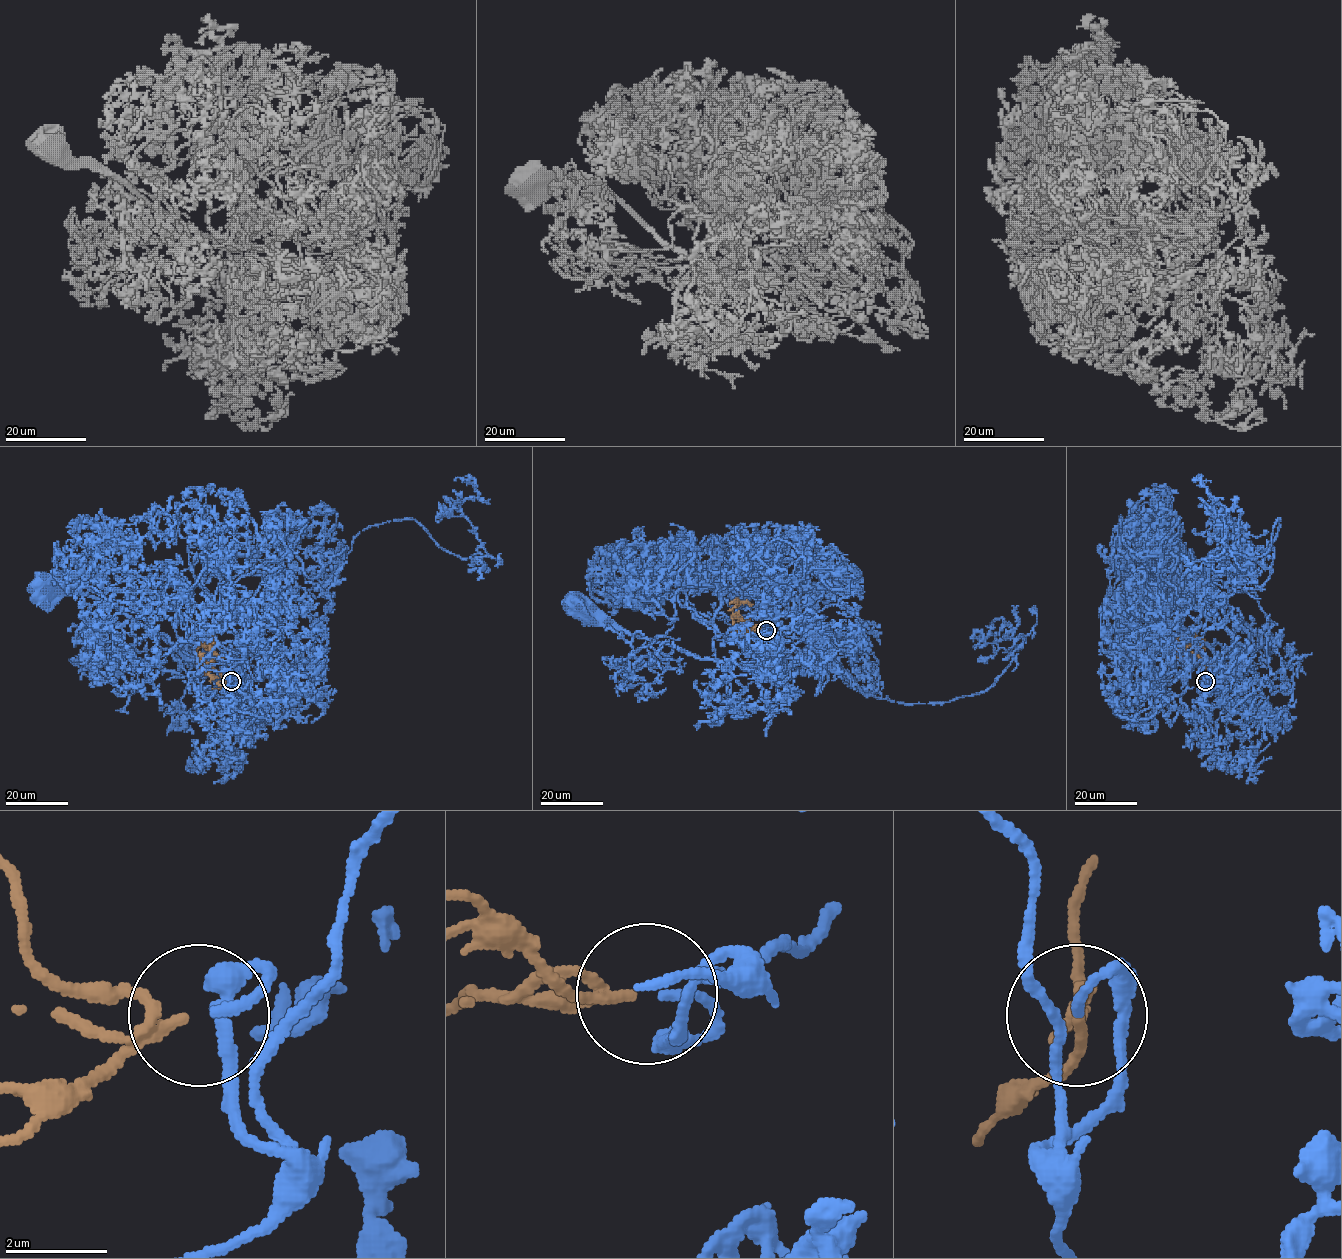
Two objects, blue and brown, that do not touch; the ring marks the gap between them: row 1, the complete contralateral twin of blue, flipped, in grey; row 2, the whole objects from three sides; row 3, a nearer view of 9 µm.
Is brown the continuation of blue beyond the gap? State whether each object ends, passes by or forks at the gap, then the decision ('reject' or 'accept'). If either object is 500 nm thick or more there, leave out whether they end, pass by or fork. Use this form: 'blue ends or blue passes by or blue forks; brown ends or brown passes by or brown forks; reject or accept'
blue ends; brown forks; accept

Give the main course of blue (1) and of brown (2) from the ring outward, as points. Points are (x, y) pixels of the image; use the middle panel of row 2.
1: (767, 630), (780, 616), (772, 600), (723, 592), (713, 625), (754, 656), (720, 663), (604, 627), (575, 607)
2: (765, 630), (732, 634), (737, 631), (731, 618), (732, 609), (741, 602), (751, 604)

